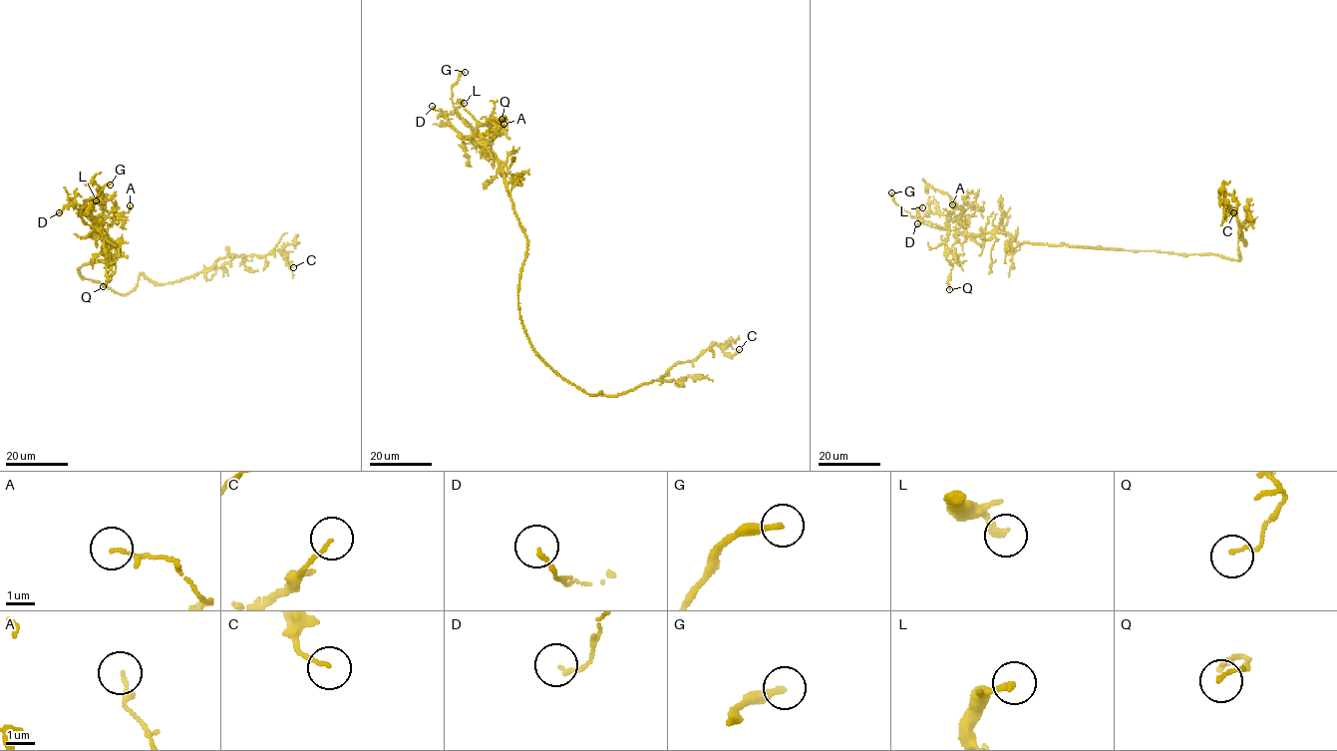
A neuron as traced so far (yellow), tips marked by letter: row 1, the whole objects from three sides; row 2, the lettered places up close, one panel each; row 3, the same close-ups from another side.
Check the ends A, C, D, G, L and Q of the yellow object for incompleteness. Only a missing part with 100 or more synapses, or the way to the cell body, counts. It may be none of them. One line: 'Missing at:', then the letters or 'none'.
Missing at: G

